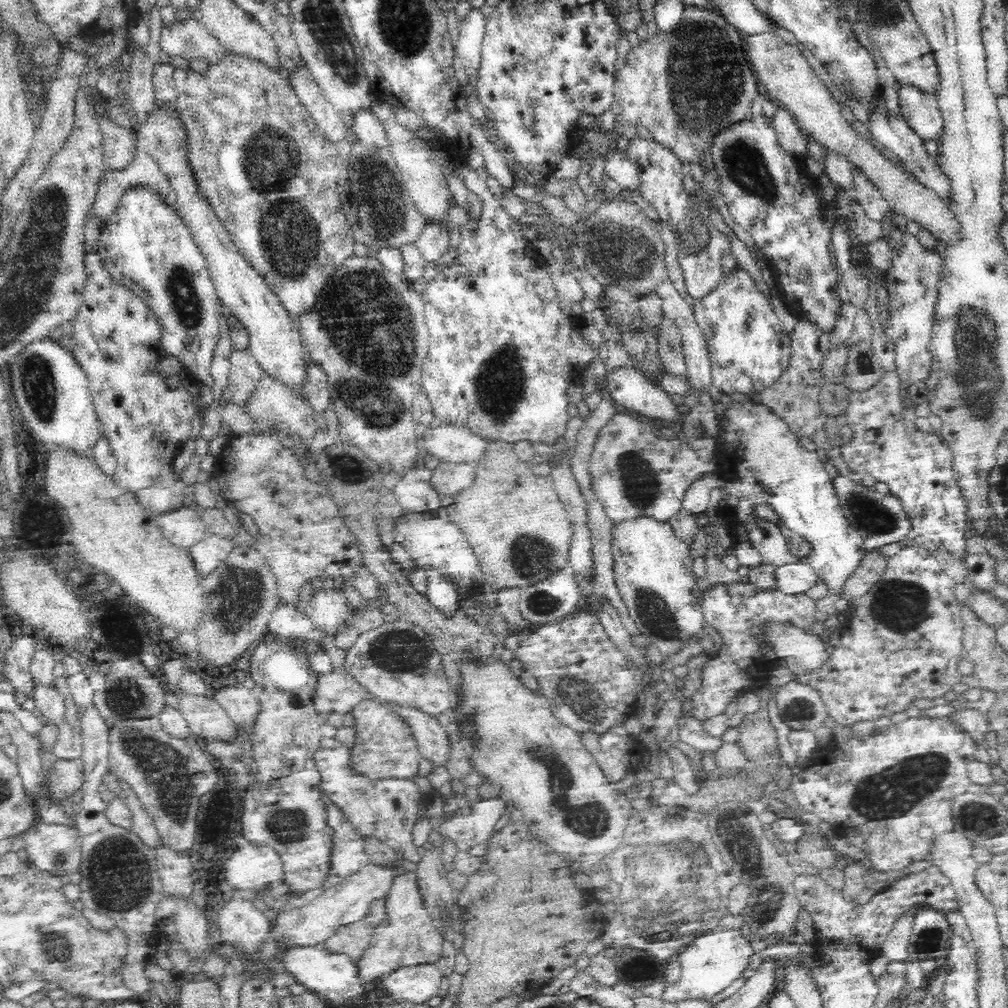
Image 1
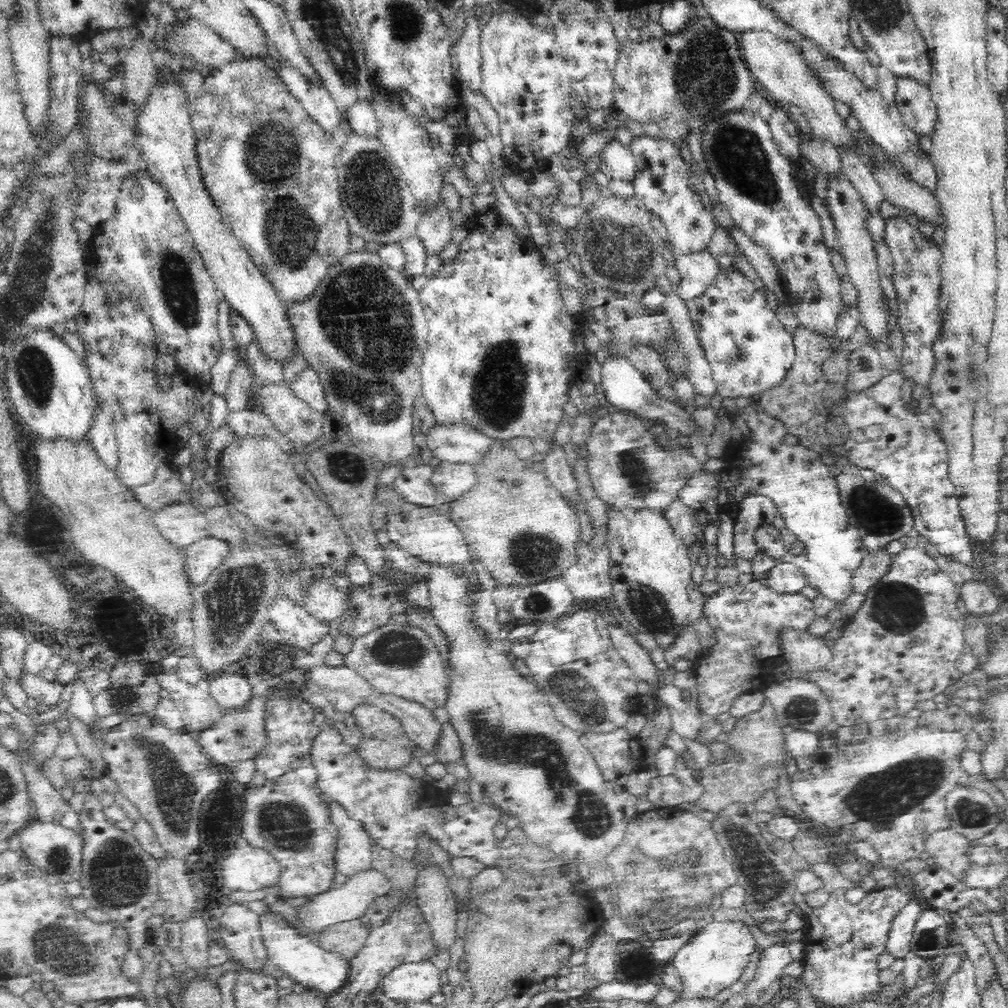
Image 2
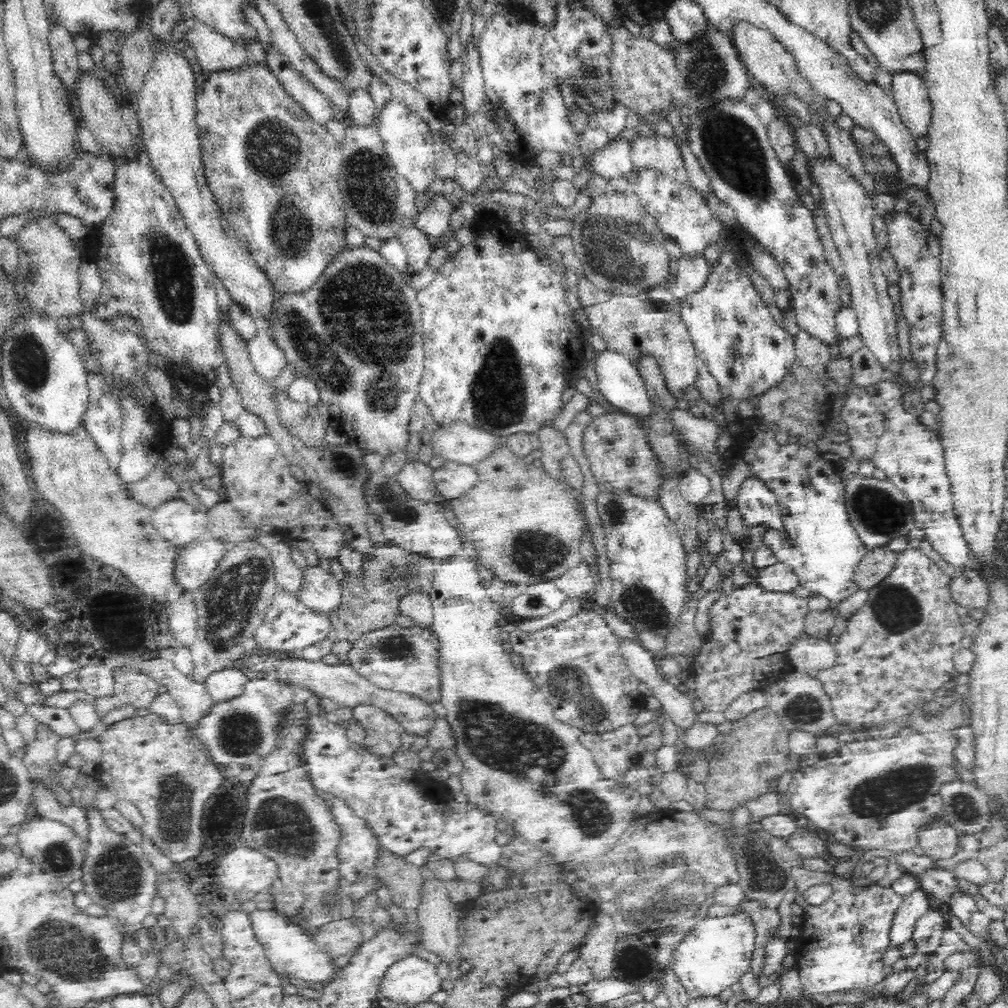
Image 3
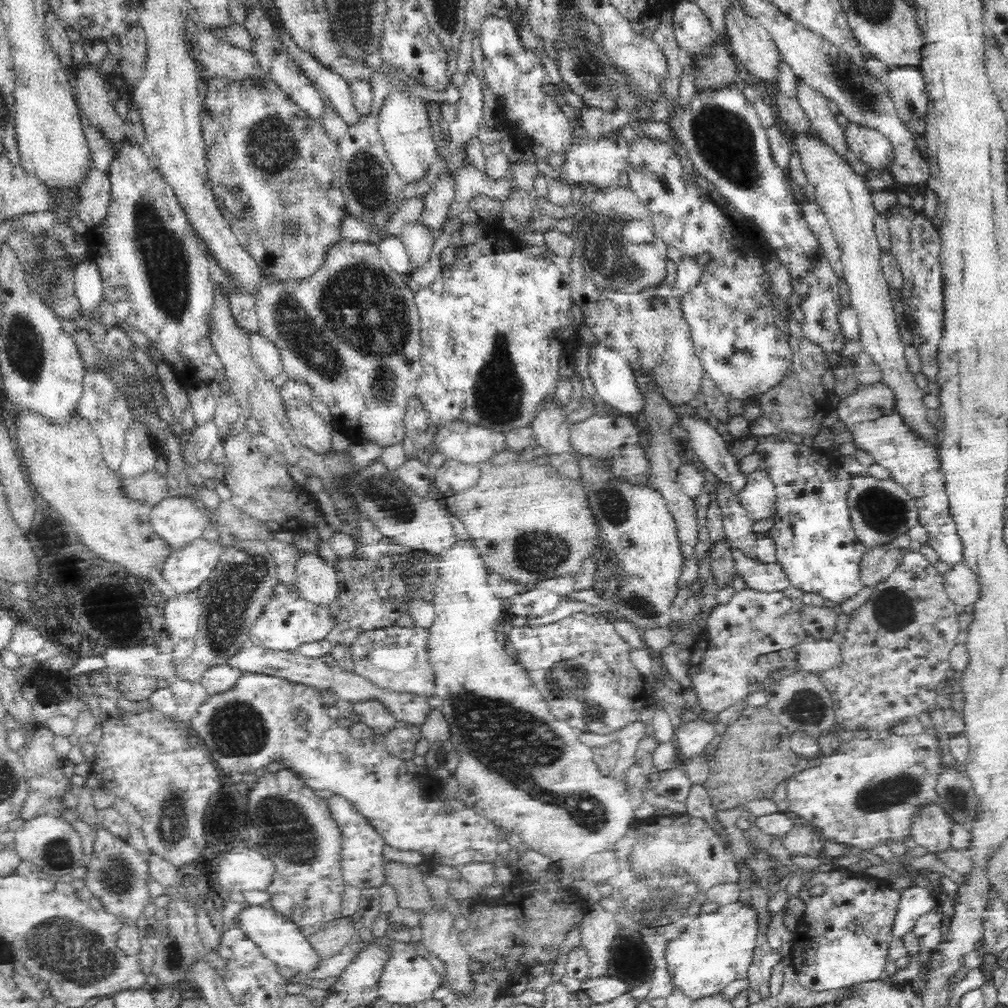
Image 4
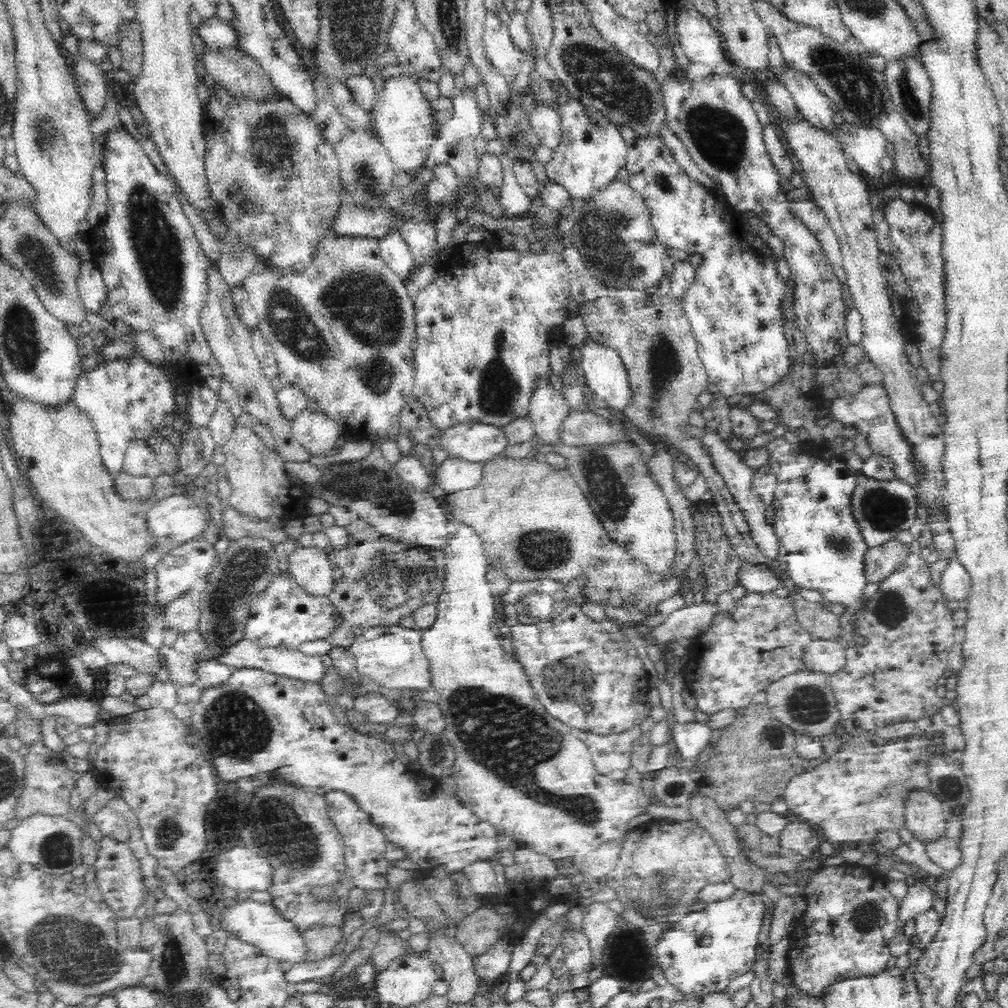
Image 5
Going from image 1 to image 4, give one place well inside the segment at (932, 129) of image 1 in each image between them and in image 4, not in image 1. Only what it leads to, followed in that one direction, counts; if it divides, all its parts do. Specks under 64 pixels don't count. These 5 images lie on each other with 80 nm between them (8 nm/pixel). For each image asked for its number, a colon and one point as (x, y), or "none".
2: (919, 112)
3: (911, 97)
4: (907, 88)

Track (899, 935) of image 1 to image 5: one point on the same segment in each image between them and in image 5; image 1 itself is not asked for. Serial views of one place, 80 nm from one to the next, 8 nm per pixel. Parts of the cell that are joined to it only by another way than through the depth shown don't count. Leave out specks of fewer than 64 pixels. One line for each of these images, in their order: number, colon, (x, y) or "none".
2: (898, 944)
3: (915, 904)
4: (915, 901)
5: (919, 898)

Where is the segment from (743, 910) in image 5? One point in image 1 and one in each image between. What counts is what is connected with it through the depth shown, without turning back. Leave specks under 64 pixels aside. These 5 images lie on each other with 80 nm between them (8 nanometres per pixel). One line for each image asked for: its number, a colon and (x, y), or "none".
1: (715, 960)
2: (710, 962)
3: (718, 952)
4: (716, 949)

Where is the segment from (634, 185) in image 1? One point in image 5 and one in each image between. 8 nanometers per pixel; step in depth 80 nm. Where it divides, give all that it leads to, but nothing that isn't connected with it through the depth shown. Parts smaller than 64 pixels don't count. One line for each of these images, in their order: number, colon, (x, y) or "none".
2: (616, 161)
3: (614, 160)
4: (600, 163)
5: (590, 158)

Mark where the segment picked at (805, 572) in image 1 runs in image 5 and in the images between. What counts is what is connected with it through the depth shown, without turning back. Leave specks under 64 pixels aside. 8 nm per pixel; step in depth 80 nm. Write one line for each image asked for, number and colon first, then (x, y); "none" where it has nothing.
2: (786, 578)
3: (780, 577)
4: (769, 578)
5: (759, 578)

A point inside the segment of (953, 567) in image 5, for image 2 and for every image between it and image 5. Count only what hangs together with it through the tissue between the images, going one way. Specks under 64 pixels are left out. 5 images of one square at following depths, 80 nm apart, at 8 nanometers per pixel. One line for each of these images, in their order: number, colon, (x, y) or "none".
2: (981, 600)
3: (969, 589)
4: (962, 585)

